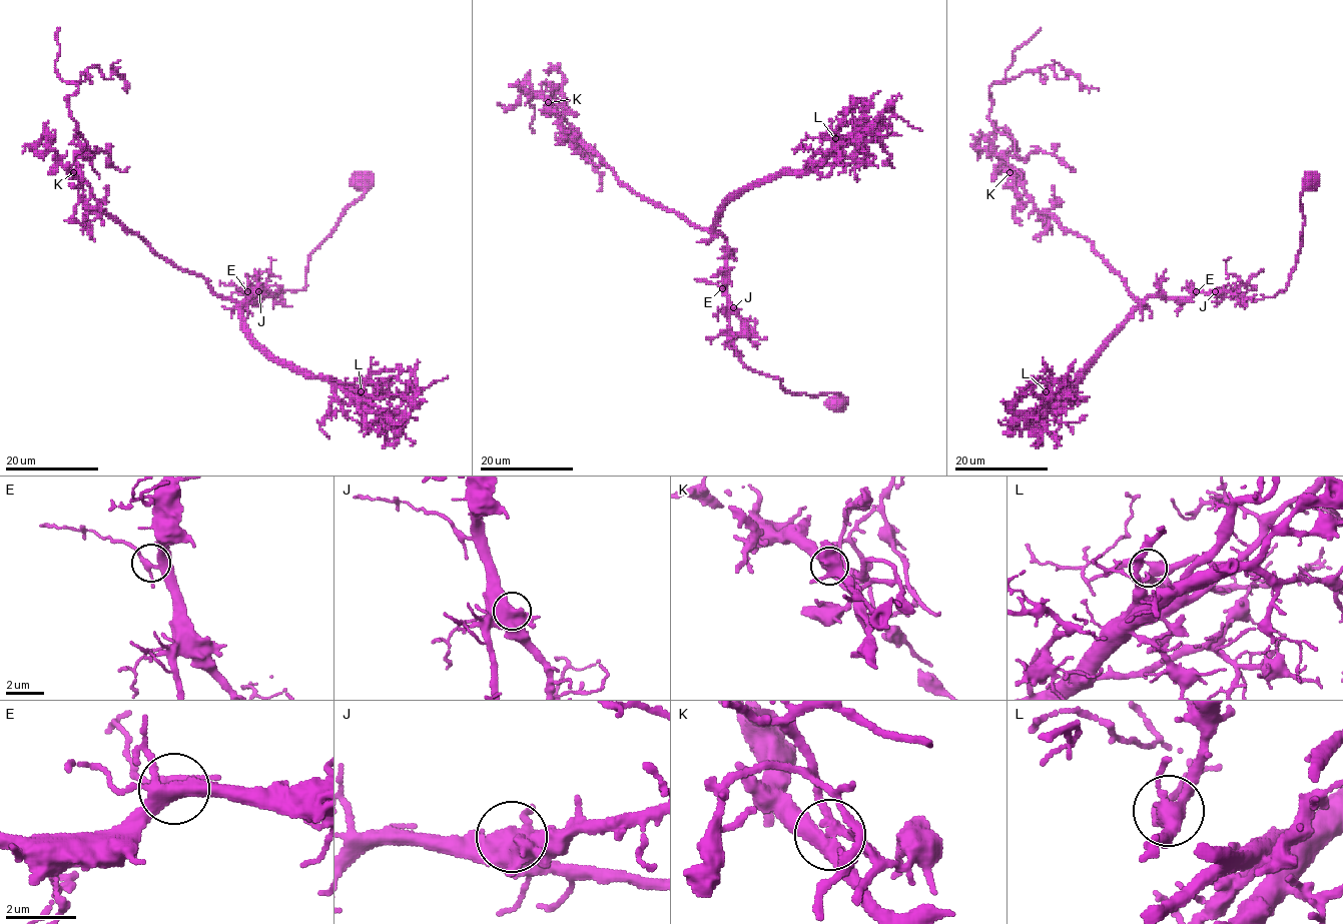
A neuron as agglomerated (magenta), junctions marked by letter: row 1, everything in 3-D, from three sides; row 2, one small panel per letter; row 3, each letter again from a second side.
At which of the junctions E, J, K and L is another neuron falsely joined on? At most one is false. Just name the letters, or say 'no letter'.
K

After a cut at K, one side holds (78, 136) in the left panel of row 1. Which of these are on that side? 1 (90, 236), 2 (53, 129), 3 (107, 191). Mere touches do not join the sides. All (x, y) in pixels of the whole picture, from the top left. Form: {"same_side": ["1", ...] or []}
{"same_side": []}

